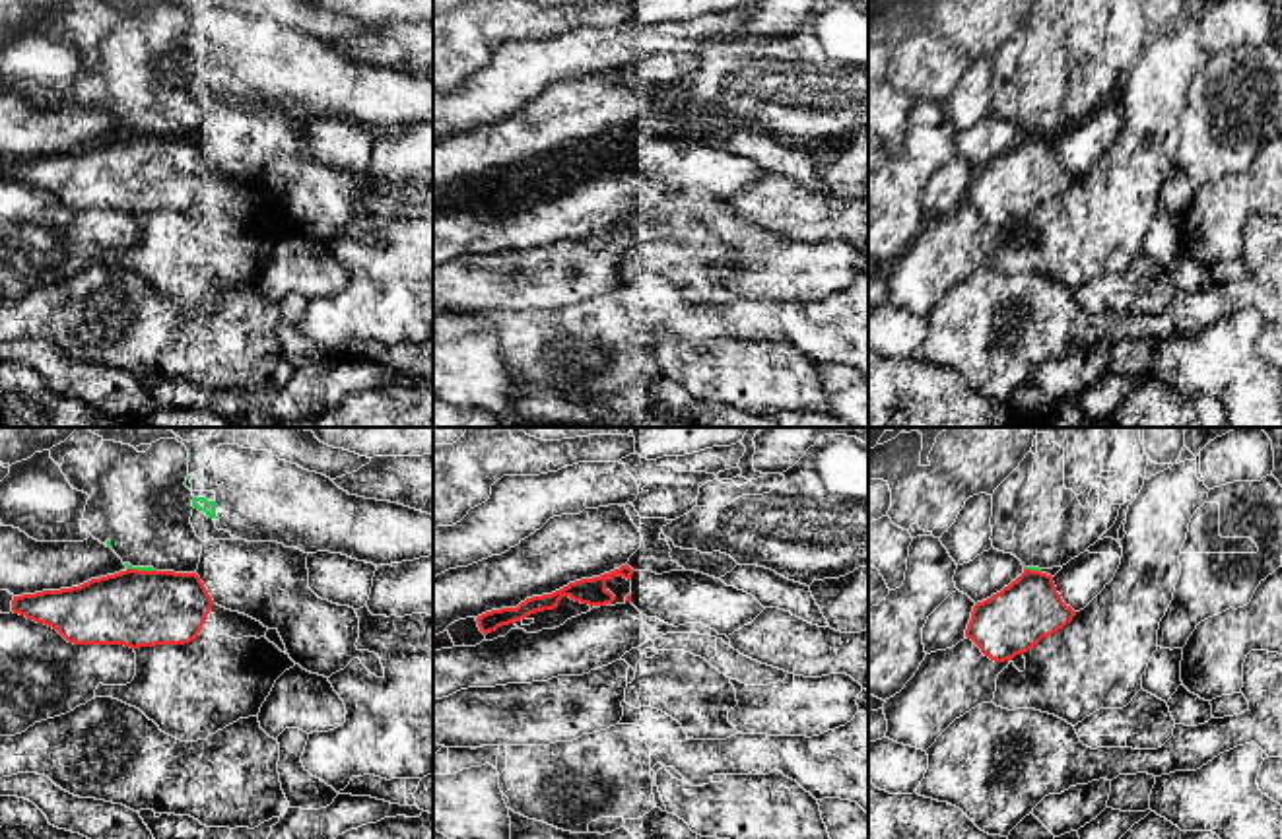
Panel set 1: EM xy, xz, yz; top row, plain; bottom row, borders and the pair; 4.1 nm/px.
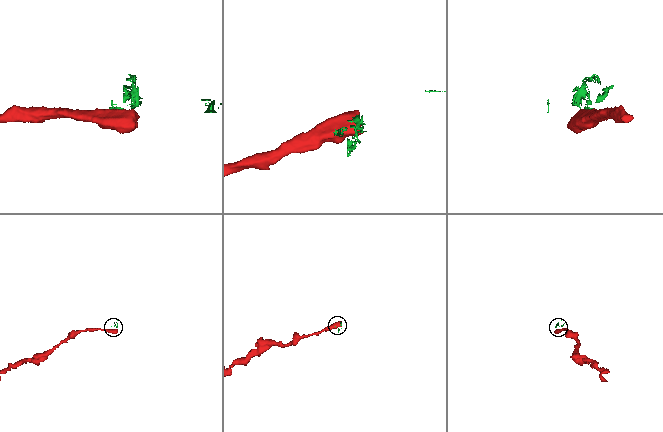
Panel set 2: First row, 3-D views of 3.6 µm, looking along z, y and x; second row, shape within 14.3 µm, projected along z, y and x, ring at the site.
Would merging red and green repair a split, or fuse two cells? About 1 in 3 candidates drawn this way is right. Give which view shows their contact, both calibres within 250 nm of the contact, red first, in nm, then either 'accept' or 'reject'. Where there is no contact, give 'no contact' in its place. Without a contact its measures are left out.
xy | 320/20 nm | reject

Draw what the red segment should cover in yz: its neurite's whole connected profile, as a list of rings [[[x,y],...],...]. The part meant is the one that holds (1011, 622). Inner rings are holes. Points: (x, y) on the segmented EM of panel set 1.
[[[1024,573],[991,598],[977,602],[965,629],[985,656],[1012,660],[1072,621],[1076,612],[1057,592],[1053,577]]]

